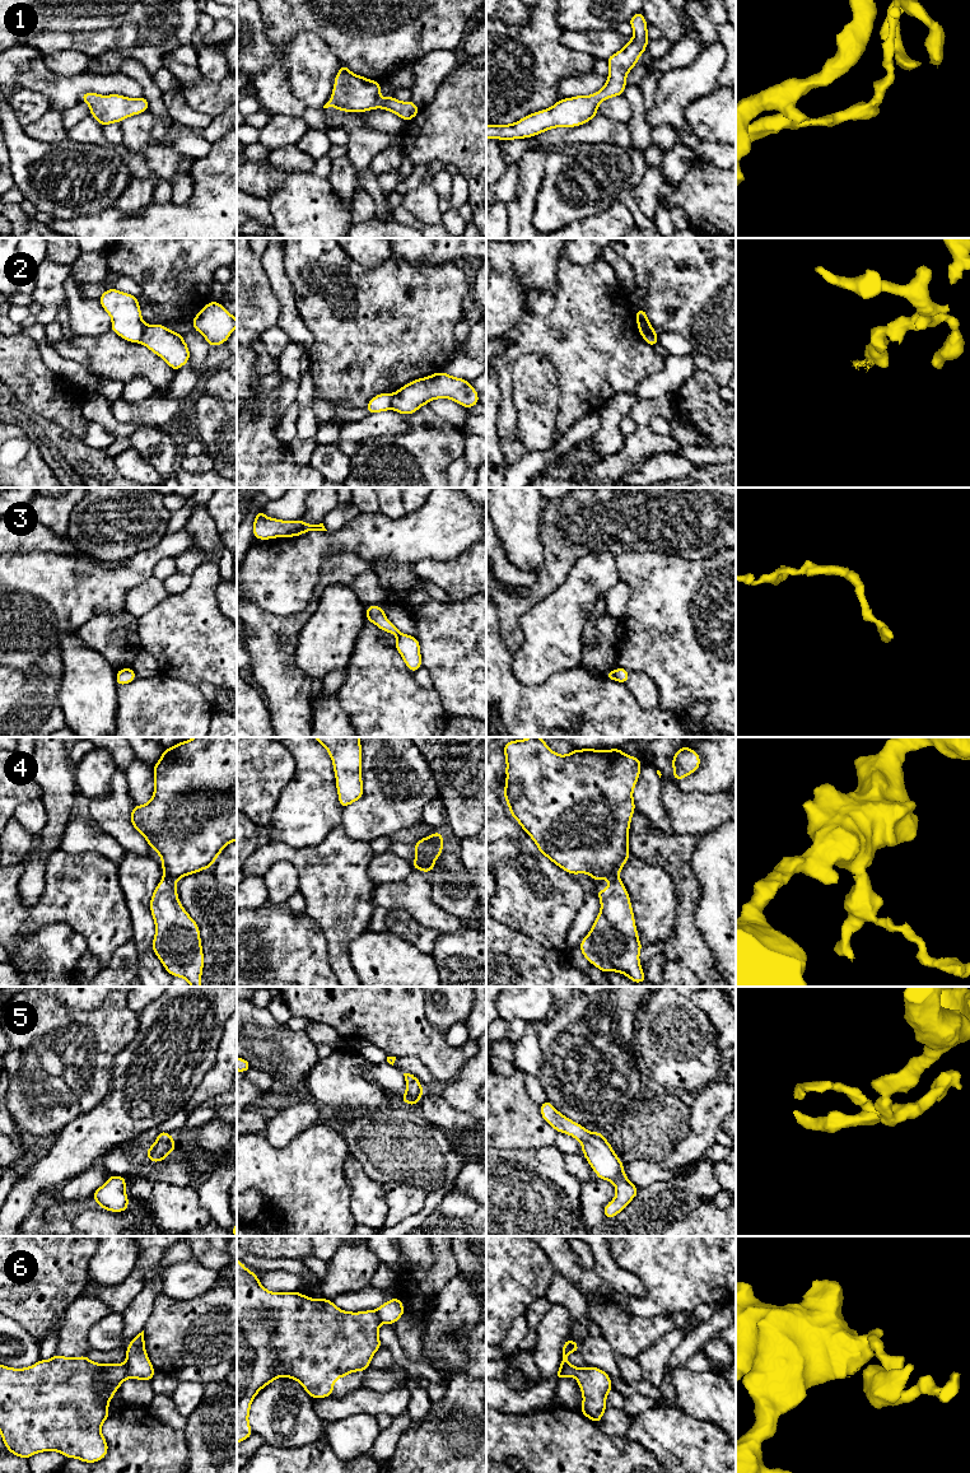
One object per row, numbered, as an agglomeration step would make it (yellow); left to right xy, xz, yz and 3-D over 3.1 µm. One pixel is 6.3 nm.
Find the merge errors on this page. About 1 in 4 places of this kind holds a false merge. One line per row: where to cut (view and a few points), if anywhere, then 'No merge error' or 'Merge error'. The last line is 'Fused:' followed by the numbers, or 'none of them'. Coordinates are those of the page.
1: No split. No merge error
2: Split along xy (147, 325), (139, 341). Merge error
3: No split. No merge error
4: Split along xy (164, 873), (175, 881). Merge error
5: No split. No merge error
6: Split along yz (569, 1364), (564, 1369), (563, 1376). Merge error
Fused: 2, 4, 6

